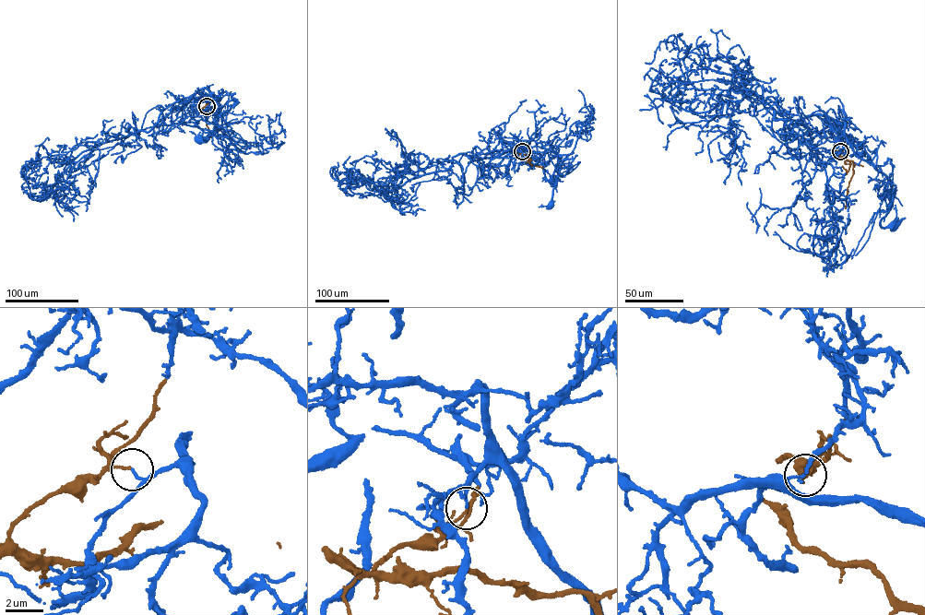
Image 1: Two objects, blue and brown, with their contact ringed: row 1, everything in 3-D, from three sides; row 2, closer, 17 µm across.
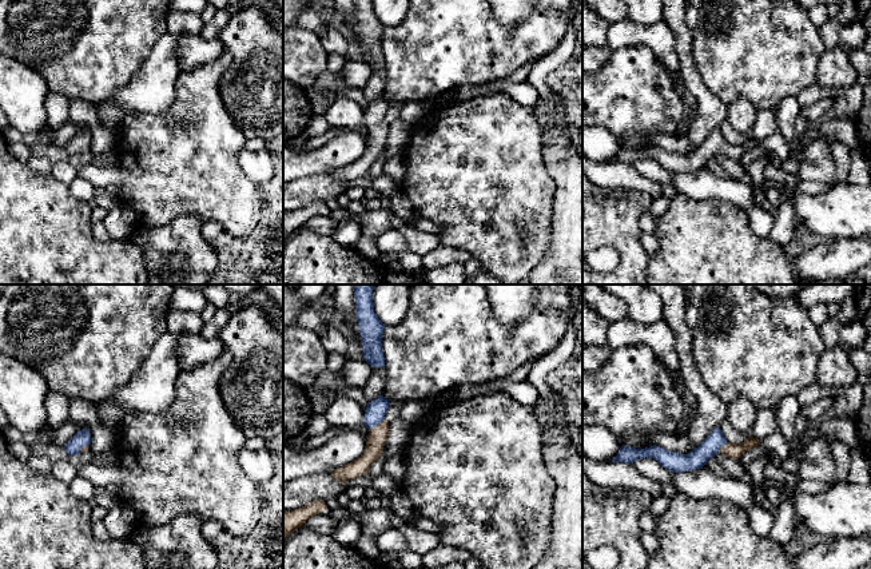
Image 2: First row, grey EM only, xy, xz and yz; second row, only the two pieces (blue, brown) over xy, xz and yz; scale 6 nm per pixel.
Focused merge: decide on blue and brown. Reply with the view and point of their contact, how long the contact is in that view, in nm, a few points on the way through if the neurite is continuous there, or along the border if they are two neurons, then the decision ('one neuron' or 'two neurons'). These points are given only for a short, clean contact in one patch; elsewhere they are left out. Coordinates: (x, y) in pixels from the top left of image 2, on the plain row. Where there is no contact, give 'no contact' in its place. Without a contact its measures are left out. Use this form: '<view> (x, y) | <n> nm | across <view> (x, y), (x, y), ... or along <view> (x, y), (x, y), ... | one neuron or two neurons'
xz (376, 126) | 120 nm | along xz (384, 119), (369, 130) | two neurons

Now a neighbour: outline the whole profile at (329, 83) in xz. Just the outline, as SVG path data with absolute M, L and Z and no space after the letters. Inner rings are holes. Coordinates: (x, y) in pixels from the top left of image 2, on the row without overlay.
M326 69L313 87L306 88L314 115L323 115L339 93L346 99L355 102L363 111L367 108L367 102L362 89L350 87L343 73L334 73Z

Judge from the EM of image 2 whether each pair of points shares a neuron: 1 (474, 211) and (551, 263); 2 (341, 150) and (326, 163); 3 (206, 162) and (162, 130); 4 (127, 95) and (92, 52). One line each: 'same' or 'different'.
1: different
2: same
3: same
4: different

